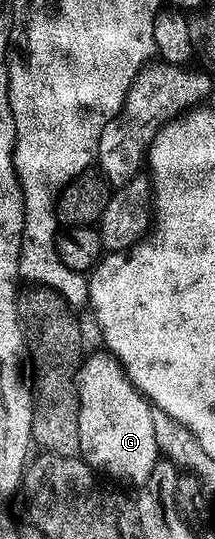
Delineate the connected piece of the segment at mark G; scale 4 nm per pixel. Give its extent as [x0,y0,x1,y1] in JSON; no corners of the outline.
[78,351,160,487]

